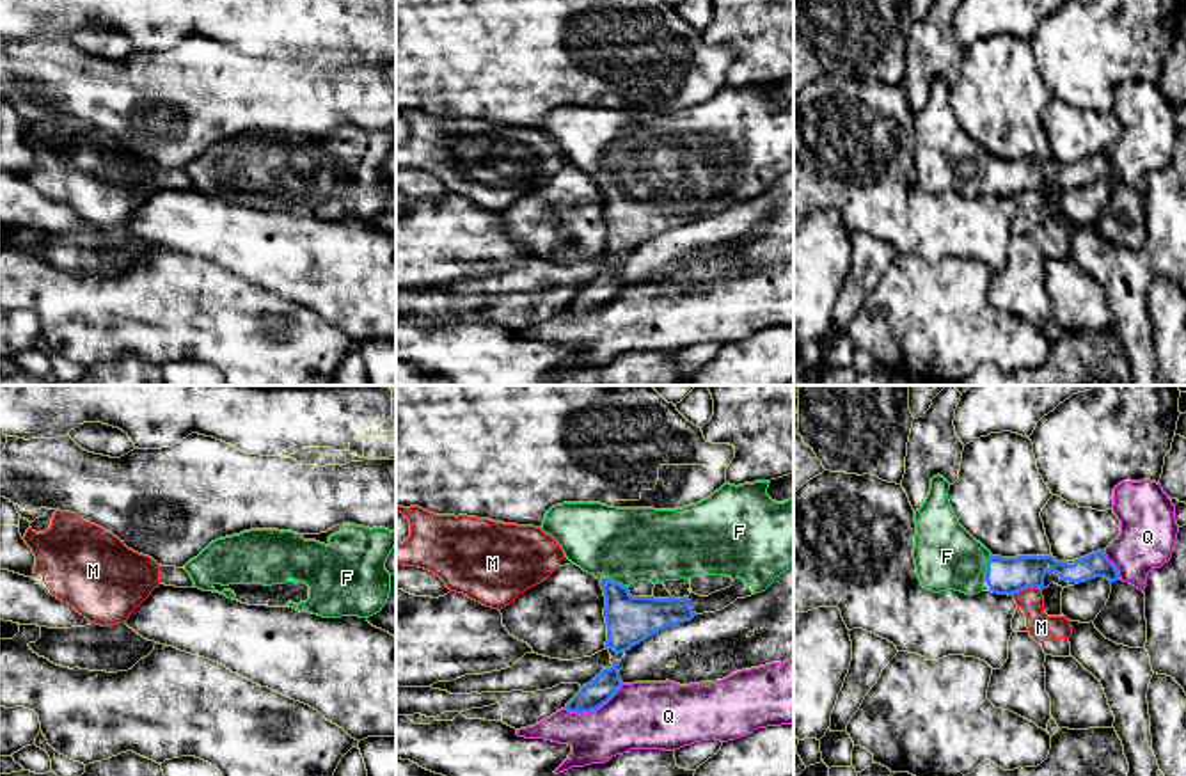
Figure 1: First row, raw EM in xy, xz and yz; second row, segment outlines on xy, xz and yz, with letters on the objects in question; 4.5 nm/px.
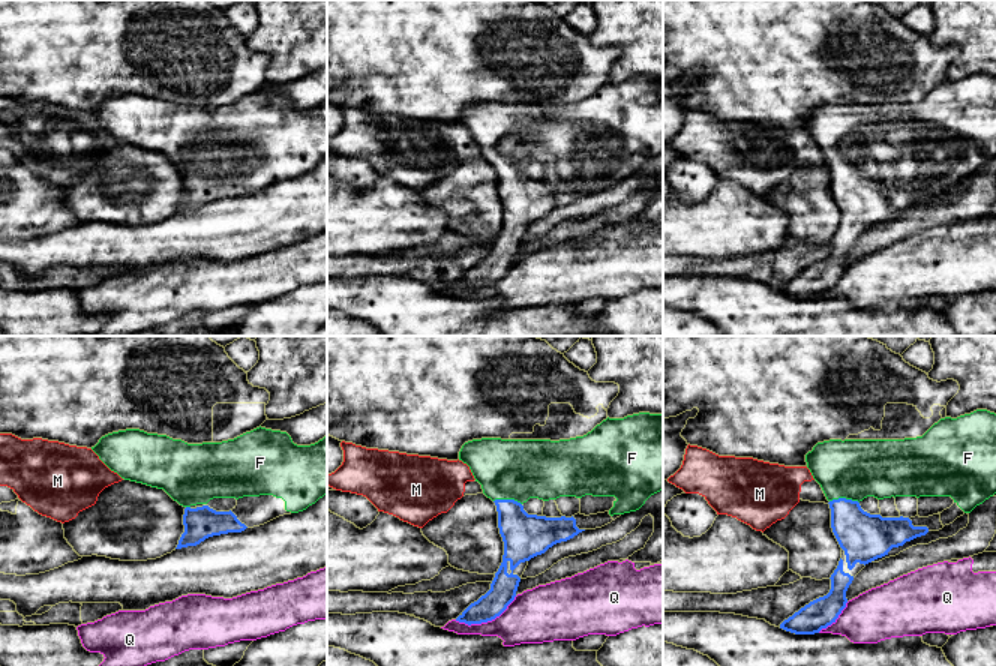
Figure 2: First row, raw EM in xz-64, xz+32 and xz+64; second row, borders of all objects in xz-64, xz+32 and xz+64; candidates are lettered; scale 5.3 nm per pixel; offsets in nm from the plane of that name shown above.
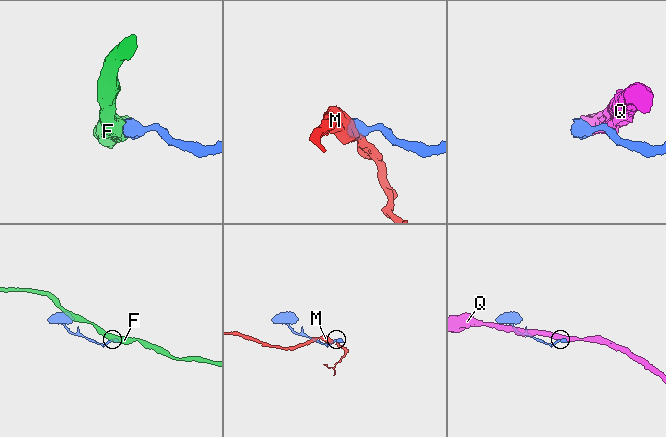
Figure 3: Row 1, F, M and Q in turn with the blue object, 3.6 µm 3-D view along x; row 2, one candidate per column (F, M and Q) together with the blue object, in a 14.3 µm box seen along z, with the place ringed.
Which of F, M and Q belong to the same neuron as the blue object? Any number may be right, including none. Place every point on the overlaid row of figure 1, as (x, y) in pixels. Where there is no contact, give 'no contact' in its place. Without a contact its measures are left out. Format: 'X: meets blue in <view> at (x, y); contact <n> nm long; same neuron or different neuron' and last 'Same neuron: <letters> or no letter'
F: meets blue in yz at (988, 569); contact 130 nm long; same neuron
M: meets blue in yz at (1025, 588); contact 150 nm long; different neuron
Q: meets blue in xz at (593, 709); contact 300 nm long; different neuron
Same neuron: F

